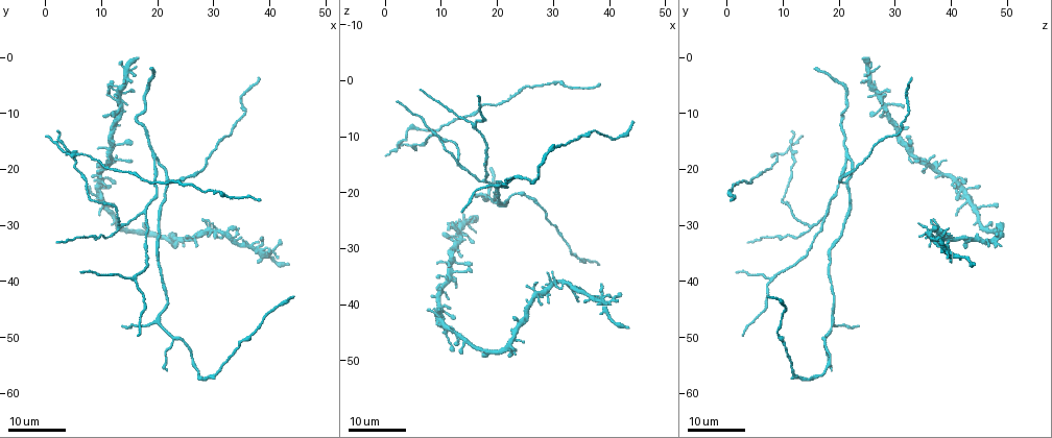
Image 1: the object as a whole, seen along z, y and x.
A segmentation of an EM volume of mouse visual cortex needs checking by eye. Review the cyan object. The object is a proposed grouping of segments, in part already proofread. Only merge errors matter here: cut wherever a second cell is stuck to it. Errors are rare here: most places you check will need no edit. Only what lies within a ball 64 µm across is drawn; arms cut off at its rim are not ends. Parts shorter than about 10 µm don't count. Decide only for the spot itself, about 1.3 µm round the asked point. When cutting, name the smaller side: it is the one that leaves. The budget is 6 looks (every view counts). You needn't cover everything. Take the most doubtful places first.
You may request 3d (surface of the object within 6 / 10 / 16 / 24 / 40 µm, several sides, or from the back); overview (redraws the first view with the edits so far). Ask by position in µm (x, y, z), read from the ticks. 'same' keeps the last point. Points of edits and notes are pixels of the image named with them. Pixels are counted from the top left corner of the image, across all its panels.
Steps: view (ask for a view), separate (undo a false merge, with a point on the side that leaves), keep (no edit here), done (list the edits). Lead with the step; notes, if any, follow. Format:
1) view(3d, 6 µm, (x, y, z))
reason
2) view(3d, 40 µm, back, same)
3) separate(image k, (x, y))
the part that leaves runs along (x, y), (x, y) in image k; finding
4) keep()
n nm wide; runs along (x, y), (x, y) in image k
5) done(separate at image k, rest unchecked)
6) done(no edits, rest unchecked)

view(3d, 16 µm, (21.5, 22.0, 21.0))
branch point

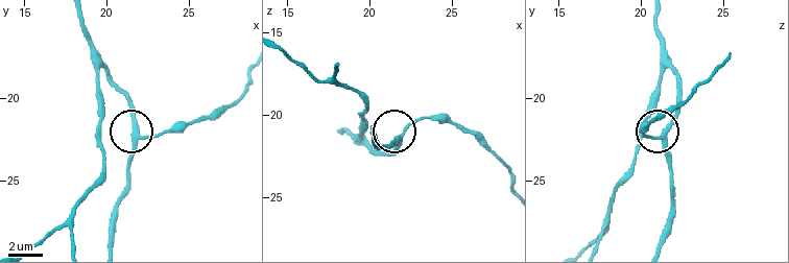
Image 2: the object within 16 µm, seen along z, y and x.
view(3d, 6 µm, (22.0, 22.3, 21.2))

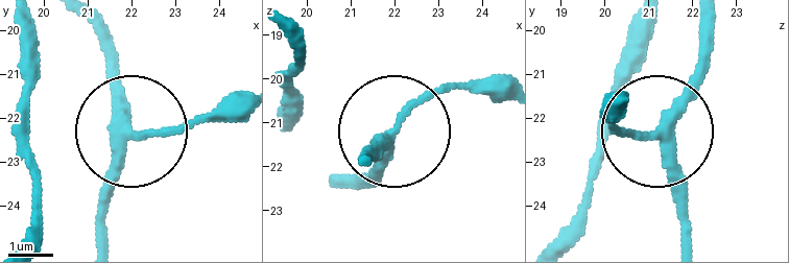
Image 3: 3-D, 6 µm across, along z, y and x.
keep()
260 nm wide; one cell here

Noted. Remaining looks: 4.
view(3d, 24 µm, (13.0, 30.5, 15.0))
three-way junction

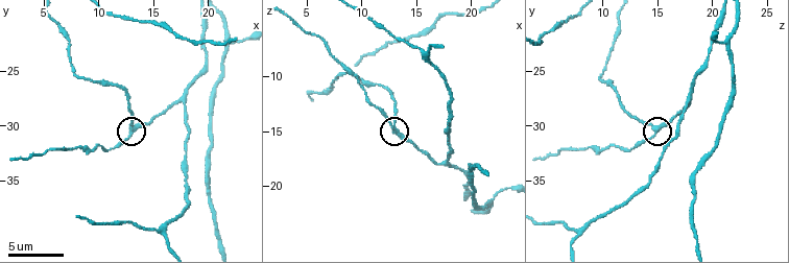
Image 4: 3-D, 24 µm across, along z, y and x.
view(3d, 10 µm, (13.0, 30.0, 14.6))

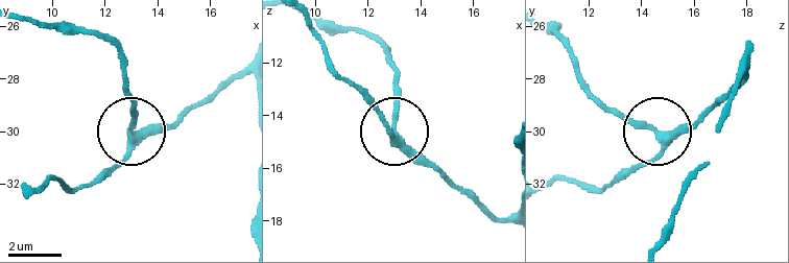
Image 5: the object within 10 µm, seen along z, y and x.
view(3d, 6 µm, (13.0, 30.2, 14.8))

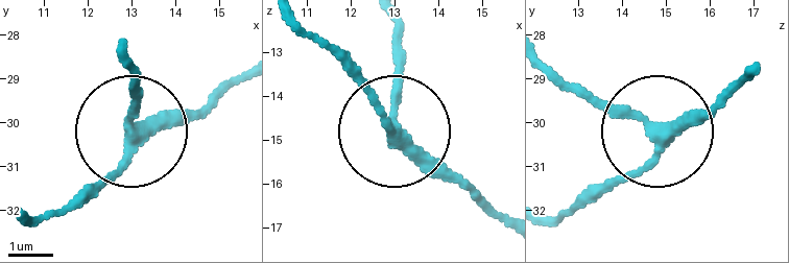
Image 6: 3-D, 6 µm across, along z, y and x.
keep()
3 arms; runs along (240, 73), (195, 111), (139, 122), (120, 167), (87, 200) in image 6; one cell here

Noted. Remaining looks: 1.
view(3d, 10 µm, (17.8, 27.8, 17.8))
three arms meet

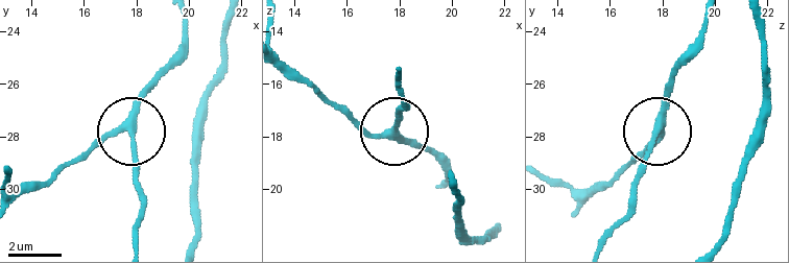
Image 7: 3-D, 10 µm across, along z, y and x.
keep()
3 arms; runs along (185, 23), (183, 43), (138, 111), (130, 144), (138, 195) in image 7; all the same cell

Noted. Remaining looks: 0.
done(no edits, rest unchecked)

